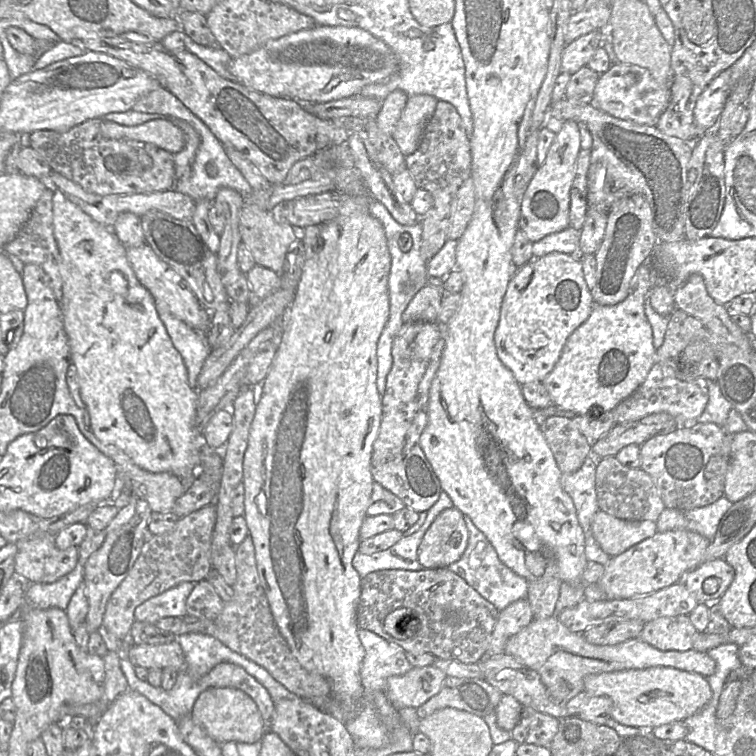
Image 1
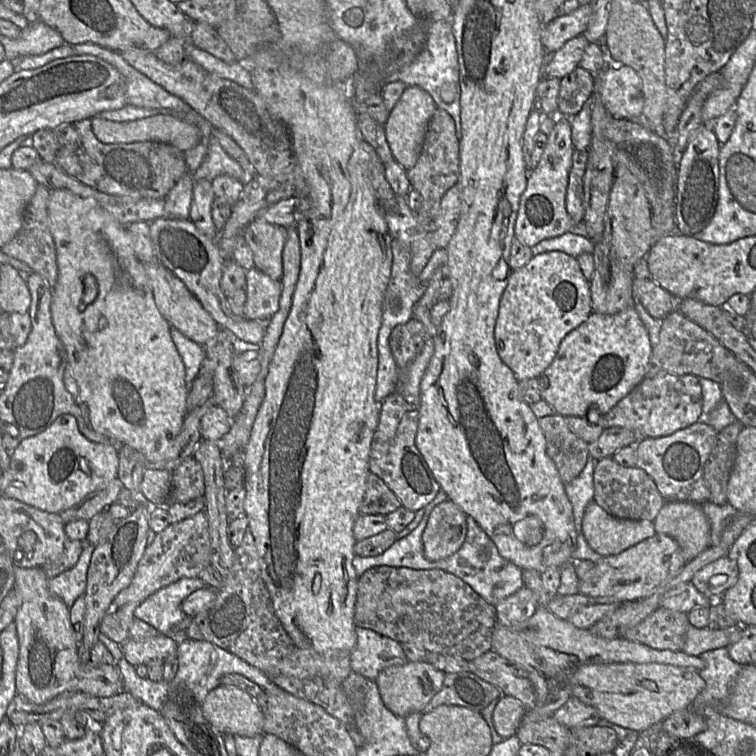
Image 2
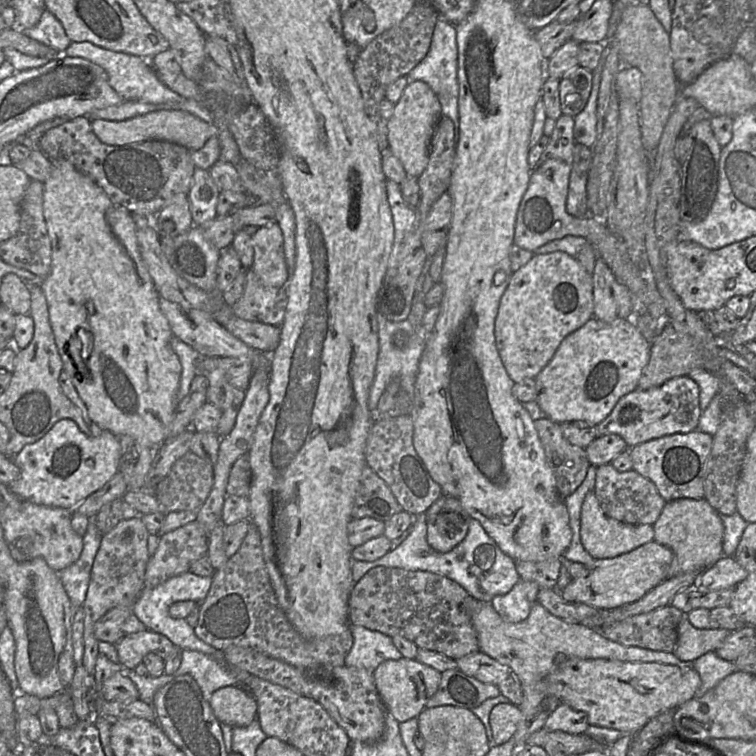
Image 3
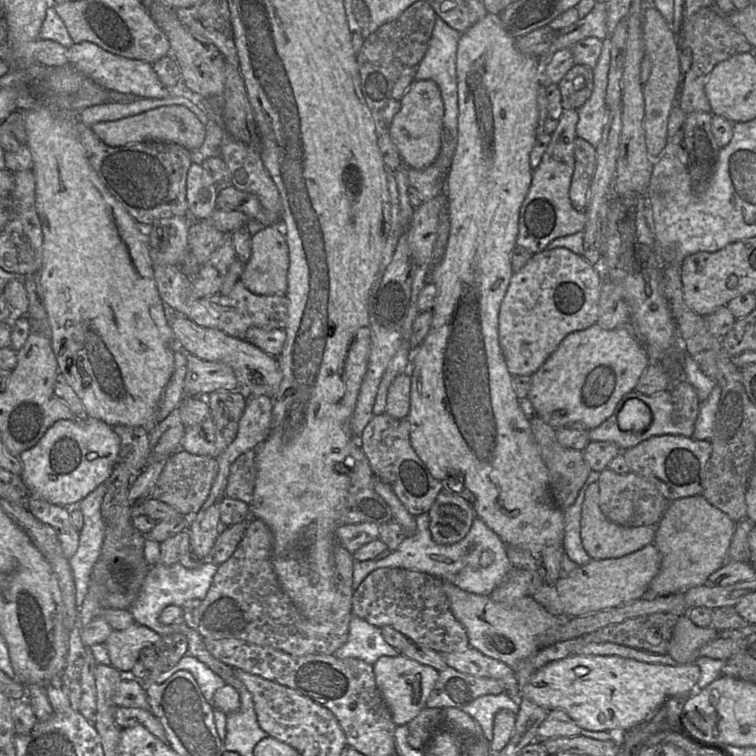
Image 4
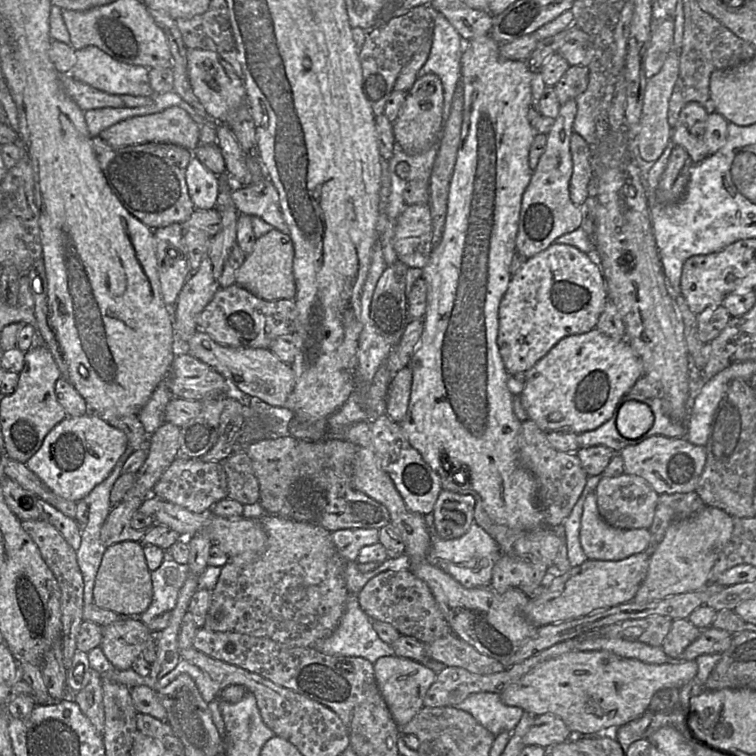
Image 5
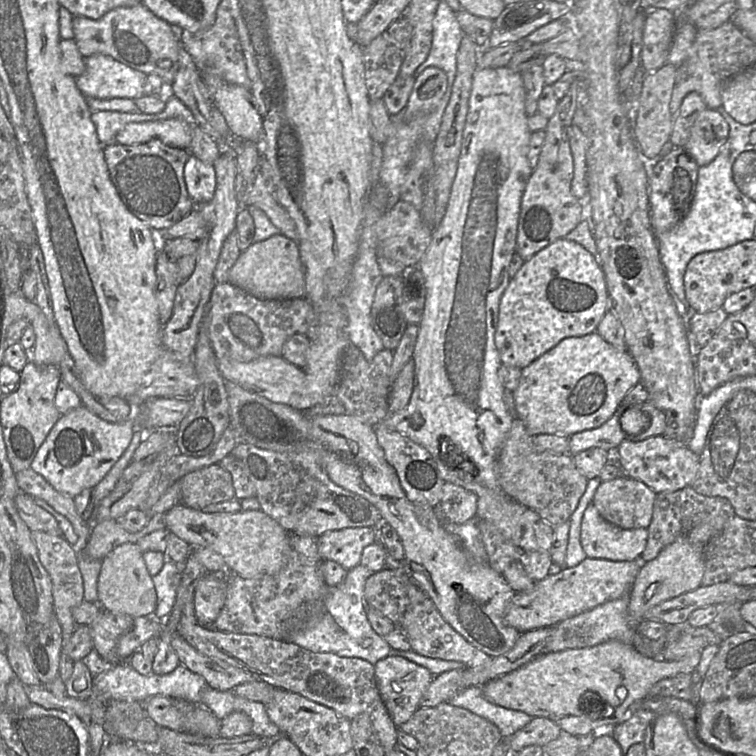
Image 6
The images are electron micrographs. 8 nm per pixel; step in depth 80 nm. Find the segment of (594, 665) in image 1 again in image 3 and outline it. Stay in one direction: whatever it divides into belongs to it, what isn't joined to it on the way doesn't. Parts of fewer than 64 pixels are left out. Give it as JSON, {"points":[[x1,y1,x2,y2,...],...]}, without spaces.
{"points":[[471,595,467,596,463,601,463,609,471,618,473,626,476,630,479,651,487,654,491,658,497,660,501,664,509,666,518,677,522,692,523,701,519,706,521,710,521,719,518,728,513,735,513,739,517,750,526,744,527,738,535,731,544,727,544,723,552,712,561,704,561,701,545,692,545,678,560,664,568,660,580,659,609,659,624,662,659,662,663,664,671,664,677,666,692,666,693,662,684,662,676,657,673,652,654,651,650,649,625,646,614,642,602,636,598,629,580,623,570,623,552,615,540,603,535,602,528,617,518,623,505,621,493,608,491,602,478,600]]}

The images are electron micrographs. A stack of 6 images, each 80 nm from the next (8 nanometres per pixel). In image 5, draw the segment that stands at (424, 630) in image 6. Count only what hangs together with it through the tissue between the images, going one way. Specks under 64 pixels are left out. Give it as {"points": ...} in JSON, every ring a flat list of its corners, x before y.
{"points":[[454,633,425,644,425,649,428,659,439,661,446,667,460,667,476,674,493,674,506,669,504,664,479,653]]}

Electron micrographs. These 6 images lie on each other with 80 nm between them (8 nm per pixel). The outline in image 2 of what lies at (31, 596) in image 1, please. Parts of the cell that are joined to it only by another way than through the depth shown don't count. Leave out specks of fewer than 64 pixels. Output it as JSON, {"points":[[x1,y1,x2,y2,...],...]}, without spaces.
{"points":[[84,541,83,551,76,565,49,579,48,588,51,594,60,598,69,608,79,596,85,594,87,572,94,550,95,546]]}

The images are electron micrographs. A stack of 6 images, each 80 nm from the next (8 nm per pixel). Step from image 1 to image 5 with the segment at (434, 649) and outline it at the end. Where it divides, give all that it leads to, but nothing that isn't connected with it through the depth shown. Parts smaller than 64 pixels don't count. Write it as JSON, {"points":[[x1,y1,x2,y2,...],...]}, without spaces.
{"points":[[385,570,371,578,357,594,361,609,372,621,391,624,401,635,417,639,423,644,452,634,427,584,410,570]]}

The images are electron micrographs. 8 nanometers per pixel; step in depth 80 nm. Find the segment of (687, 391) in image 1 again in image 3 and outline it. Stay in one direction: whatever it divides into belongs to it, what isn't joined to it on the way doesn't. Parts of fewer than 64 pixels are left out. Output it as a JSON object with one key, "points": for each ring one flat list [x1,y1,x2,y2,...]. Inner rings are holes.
{"points":[[688,375,672,378,660,386,646,390,636,388,623,395,615,404,609,415,596,426,597,437,617,434,626,442,627,450,666,435,689,433,697,429,702,413,699,403,700,389,698,384],[629,405,639,408,640,416,633,422,624,423,621,411]]}

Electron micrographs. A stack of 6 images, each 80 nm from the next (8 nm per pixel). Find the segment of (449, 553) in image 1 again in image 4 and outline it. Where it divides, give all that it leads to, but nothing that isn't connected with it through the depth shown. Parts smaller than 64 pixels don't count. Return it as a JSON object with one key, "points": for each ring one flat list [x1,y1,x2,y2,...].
{"points":[[443,490,437,495,430,510,427,513,429,515,429,529,434,542,442,545,450,545,462,540,466,536,475,518,475,512,472,506,472,495,470,499,471,501,468,501,465,498,453,495,451,493,446,493]]}

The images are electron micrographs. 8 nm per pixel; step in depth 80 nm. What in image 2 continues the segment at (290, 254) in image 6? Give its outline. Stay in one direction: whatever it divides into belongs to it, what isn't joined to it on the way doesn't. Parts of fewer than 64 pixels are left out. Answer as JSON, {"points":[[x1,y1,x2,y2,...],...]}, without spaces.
{"points":[[256,217,245,227,243,235,252,250,254,267,272,279,281,281,283,249,288,236,288,227]]}

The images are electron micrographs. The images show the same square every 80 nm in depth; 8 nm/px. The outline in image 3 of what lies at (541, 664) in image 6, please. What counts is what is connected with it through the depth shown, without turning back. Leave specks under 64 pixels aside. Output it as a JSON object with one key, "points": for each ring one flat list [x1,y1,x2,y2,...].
{"points":[[609,659,568,660,545,678,545,692,586,713,589,725,616,729,624,735,637,732,658,714,694,698,700,685,700,675,692,666]]}

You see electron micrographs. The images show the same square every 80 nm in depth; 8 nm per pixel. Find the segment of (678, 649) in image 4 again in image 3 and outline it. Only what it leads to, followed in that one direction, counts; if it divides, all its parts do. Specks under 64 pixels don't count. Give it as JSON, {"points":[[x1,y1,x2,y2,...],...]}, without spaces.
{"points":[[683,616,677,628,678,638,673,653,684,662,694,662,709,651,715,651,731,631,727,629,697,629,687,616]]}

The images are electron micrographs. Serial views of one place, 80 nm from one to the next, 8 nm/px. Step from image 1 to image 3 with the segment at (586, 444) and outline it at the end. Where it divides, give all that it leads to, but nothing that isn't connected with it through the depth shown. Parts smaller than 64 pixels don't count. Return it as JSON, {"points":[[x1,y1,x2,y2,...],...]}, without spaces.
{"points":[[544,417,534,421,541,445,544,449,545,456,549,467,551,468,556,488,562,498,572,494,583,482,590,462,584,448,571,444,563,435,561,424]]}

